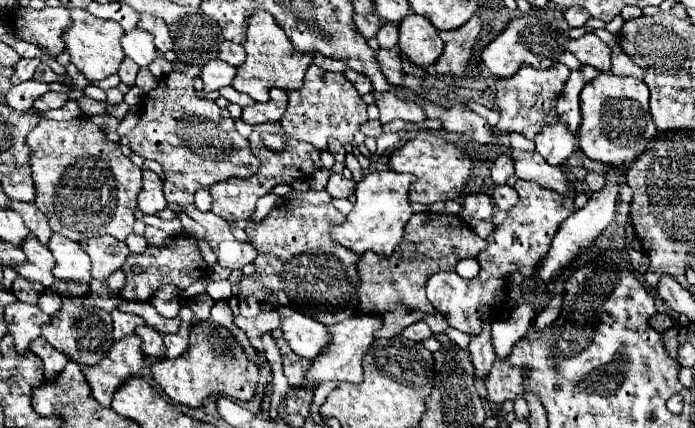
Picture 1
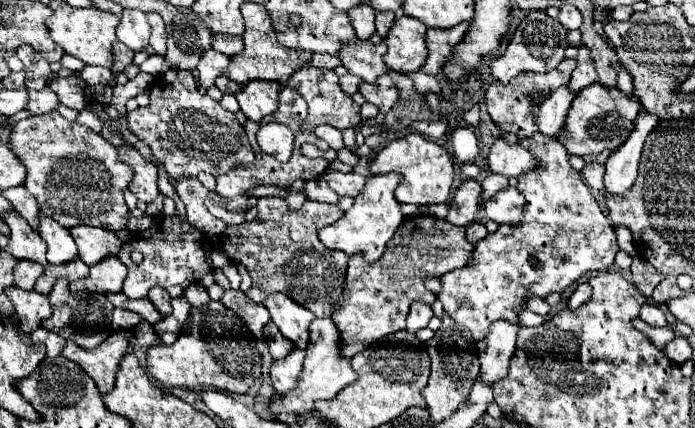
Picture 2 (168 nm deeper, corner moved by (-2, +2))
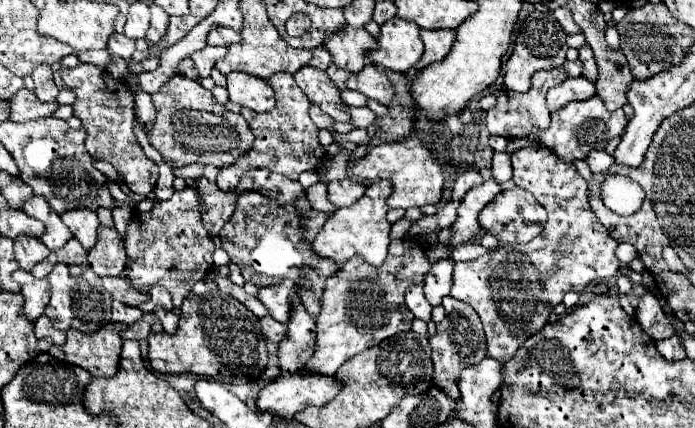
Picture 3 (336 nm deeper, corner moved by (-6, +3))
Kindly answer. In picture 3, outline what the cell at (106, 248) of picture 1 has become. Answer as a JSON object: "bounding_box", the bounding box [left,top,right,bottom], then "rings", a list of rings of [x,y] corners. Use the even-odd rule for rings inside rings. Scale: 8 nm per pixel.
{"bounding_box":[61,208,99,250],"rings":[[[87,208],[63,212],[61,220],[65,226],[69,226],[73,236],[83,244],[85,250],[93,248],[93,244],[97,242],[97,226],[99,226],[99,218],[95,212],[89,212]]]}

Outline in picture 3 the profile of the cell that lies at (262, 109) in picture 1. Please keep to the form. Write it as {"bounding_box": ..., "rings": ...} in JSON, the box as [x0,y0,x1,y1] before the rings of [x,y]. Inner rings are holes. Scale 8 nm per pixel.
{"bounding_box":[227,72,275,112],"rings":[[[243,72],[227,74],[227,92],[231,102],[237,102],[239,106],[247,106],[255,112],[267,112],[275,104],[271,86],[265,80]]]}

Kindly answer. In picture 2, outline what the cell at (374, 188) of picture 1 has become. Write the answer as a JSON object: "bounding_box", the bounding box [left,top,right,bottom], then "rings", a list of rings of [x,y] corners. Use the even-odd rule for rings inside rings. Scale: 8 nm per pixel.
{"bounding_box":[319,173,403,263],"rings":[[[397,173],[367,177],[363,191],[355,197],[355,205],[339,221],[319,231],[321,243],[327,249],[339,249],[339,251],[345,251],[347,255],[363,253],[365,261],[369,263],[377,261],[383,255],[387,241],[393,237],[397,227],[403,223],[401,203],[395,199],[395,189],[399,183],[401,183],[401,175]]]}

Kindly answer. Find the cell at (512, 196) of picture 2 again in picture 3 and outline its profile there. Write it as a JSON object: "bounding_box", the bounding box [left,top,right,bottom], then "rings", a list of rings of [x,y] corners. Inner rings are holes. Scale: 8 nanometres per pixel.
{"bounding_box":[479,188,547,244],"rings":[[[511,188],[511,190],[499,192],[495,196],[495,200],[489,202],[479,212],[479,226],[485,232],[493,234],[501,244],[521,244],[521,242],[533,240],[545,226],[545,220],[547,220],[545,208],[535,200],[535,196],[531,192],[521,190],[521,188]]]}

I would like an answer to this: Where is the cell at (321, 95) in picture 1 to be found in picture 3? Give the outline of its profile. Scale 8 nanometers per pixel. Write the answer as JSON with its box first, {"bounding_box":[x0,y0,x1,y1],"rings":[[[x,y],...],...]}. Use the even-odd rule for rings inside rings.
{"bounding_box":[293,66,349,122],"rings":[[[305,66],[297,74],[293,74],[297,86],[307,94],[307,98],[317,104],[323,112],[327,112],[333,120],[349,122],[349,116],[343,112],[343,102],[339,98],[339,90],[333,86],[329,76],[323,70]]]}

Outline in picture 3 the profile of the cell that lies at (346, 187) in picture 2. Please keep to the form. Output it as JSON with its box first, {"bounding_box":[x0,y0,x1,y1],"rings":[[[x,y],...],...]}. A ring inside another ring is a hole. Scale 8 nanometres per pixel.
{"bounding_box":[329,180,365,208],"rings":[[[335,180],[329,182],[329,202],[337,208],[341,206],[351,206],[357,198],[361,198],[365,194],[365,186],[353,180]]]}

